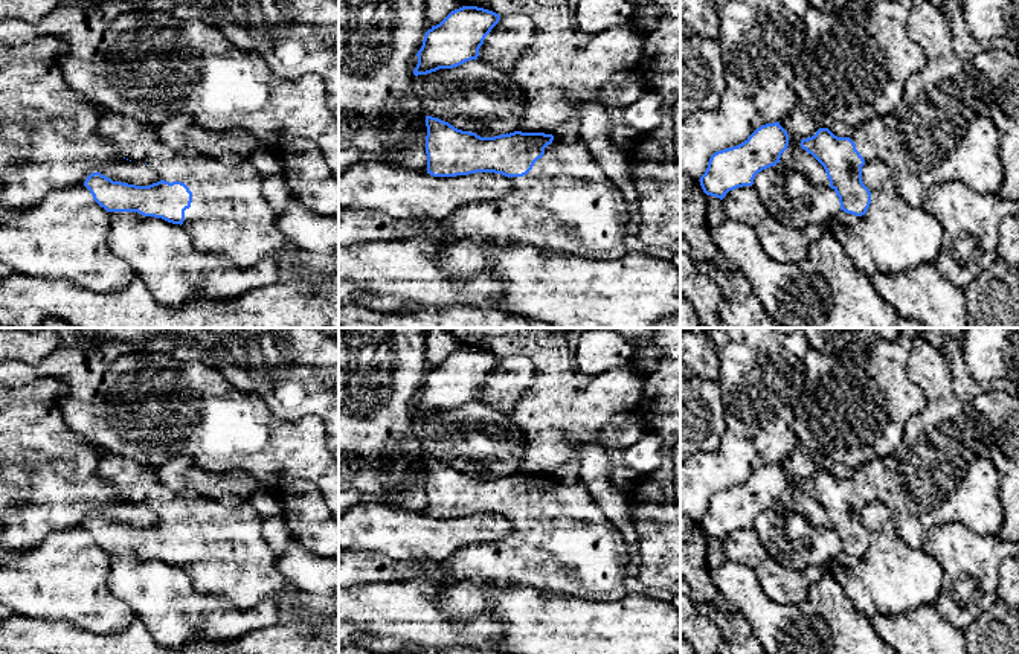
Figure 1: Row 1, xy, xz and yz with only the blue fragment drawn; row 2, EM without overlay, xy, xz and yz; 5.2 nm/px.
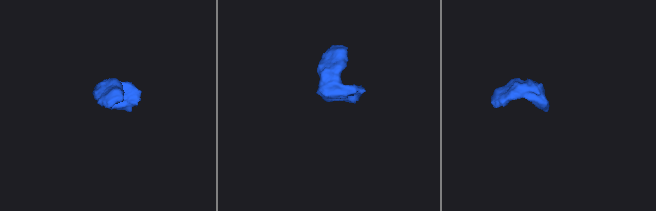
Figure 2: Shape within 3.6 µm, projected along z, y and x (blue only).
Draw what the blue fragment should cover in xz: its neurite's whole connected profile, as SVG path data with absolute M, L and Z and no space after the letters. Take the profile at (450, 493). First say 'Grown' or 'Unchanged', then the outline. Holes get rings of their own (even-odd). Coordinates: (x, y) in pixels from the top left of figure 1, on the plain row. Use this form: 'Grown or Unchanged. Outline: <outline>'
Grown. Outline: M426 457L426 468L427 515L456 518L494 514L508 518L513 527L505 538L465 546L438 563L450 579L522 584L548 595L603 602L618 601L628 593L628 546L580 479L563 482L552 476L522 473L481 479L432 457Z

